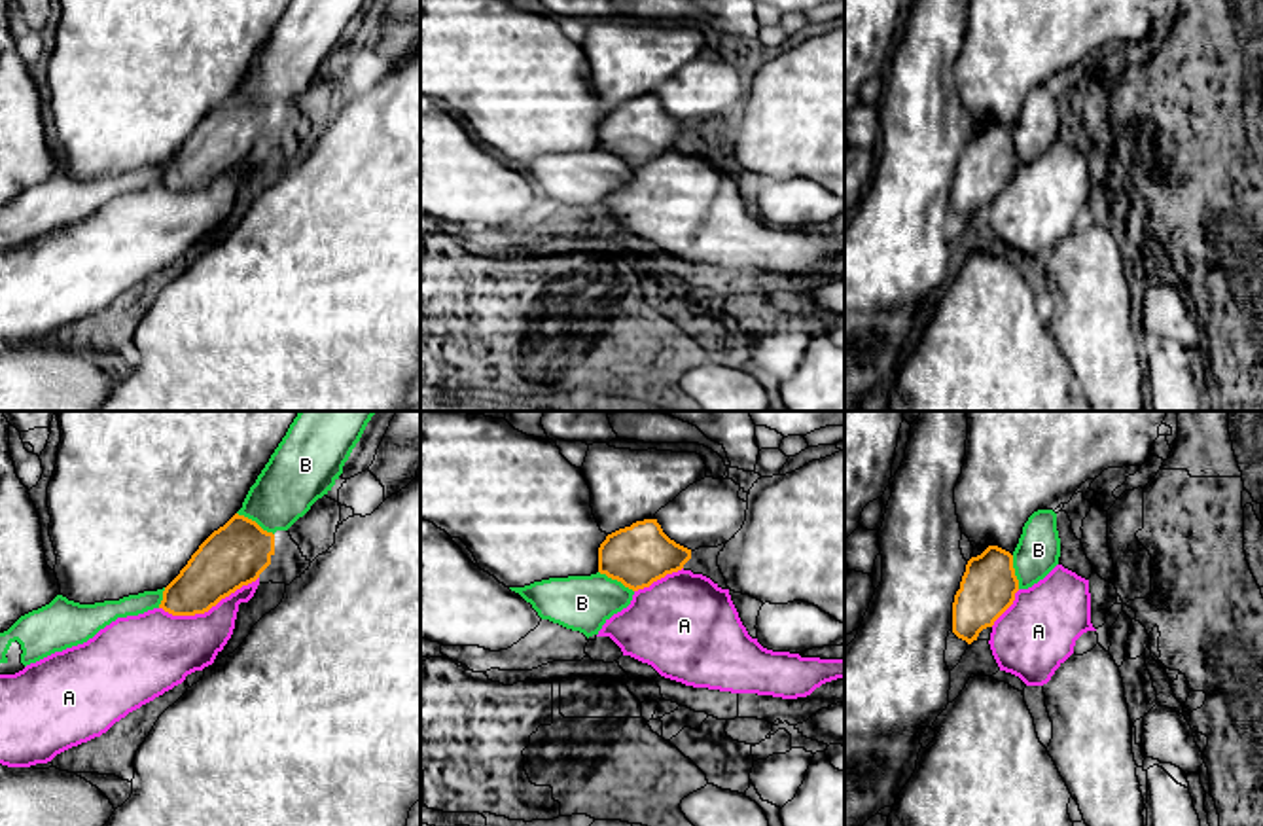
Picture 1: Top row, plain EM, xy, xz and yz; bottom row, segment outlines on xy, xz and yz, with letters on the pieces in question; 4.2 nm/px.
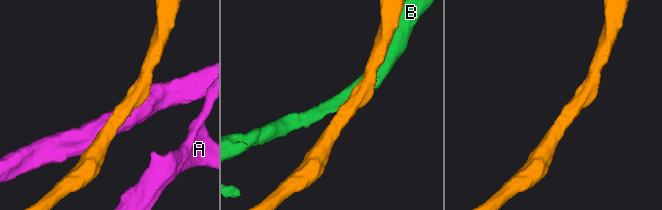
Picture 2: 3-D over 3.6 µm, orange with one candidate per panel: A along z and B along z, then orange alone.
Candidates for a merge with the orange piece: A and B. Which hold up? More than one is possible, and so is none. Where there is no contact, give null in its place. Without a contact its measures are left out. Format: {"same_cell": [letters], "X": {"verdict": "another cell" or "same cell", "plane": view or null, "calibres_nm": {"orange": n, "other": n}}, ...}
{"same_cell": [], "A": {"verdict": "another cell", "plane": "xy", "calibres_nm": {"orange": 260, "other": 300}}, "B": {"verdict": "another cell", "plane": "xy", "calibres_nm": {"orange": 260, "other": 260}}}

